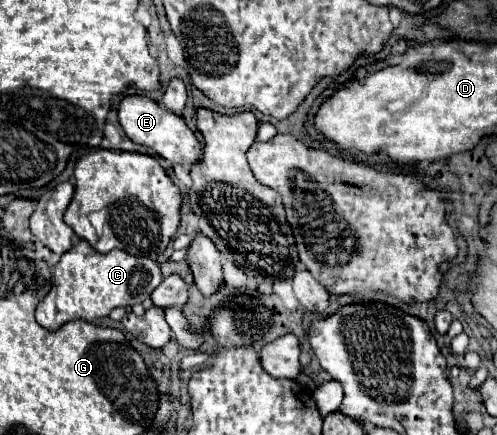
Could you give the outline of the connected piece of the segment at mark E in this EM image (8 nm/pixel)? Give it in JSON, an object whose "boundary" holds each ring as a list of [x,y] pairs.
{"boundary":[[[142,94],[124,96],[118,106],[118,120],[132,142],[152,148],[156,154],[164,156],[170,162],[194,164],[202,158],[202,144],[196,138],[196,134],[186,126],[184,118],[176,116],[174,112],[166,112],[166,108],[162,108],[158,102],[154,102],[148,96]]]}

